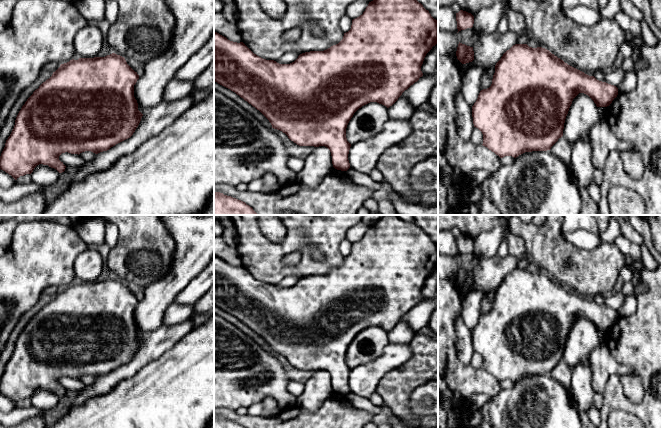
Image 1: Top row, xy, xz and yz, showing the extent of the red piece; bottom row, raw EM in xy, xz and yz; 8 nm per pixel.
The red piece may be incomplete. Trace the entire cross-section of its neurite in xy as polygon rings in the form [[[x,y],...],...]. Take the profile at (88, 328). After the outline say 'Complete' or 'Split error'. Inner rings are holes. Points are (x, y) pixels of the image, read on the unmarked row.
[[[115,277],[105,281],[72,283],[61,288],[52,300],[33,316],[19,335],[0,380],[0,393],[15,404],[31,398],[39,388],[48,389],[62,397],[66,392],[59,384],[62,377],[79,379],[91,375],[98,378],[130,362],[143,340],[134,321],[134,309],[138,303],[139,299],[127,288],[125,282]]]. Complete

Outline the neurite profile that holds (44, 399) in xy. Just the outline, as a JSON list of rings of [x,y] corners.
[[[39,388],[34,392],[31,399],[33,407],[43,410],[51,410],[57,406],[60,397],[48,389]]]

